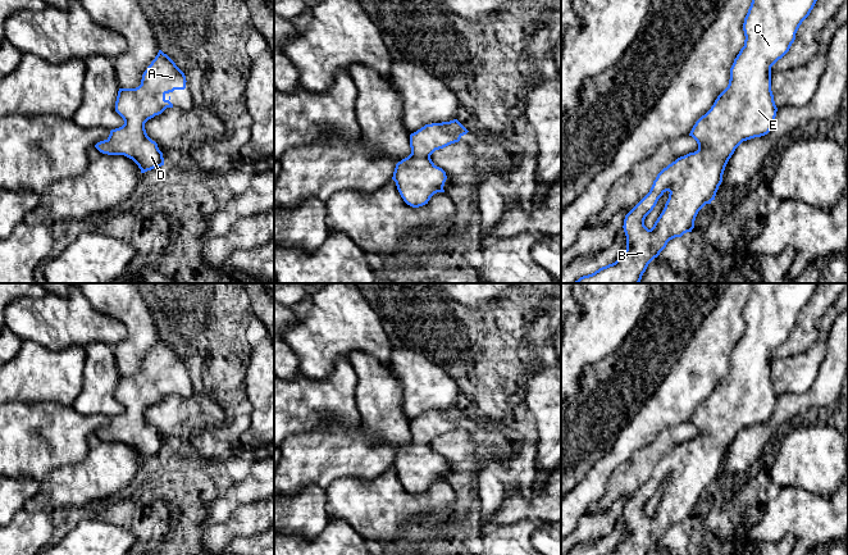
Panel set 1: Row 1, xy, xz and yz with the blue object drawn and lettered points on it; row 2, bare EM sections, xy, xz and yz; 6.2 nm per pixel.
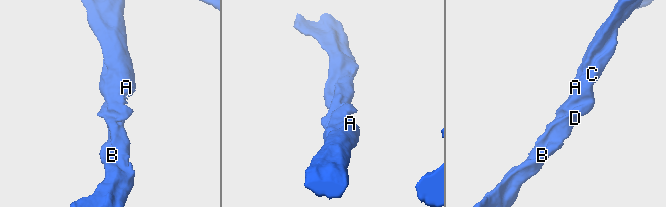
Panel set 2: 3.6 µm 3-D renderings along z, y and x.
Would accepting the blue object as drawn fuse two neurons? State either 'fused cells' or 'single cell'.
single cell

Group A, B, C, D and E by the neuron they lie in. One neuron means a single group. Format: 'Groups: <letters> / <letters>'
Groups: A B C D E

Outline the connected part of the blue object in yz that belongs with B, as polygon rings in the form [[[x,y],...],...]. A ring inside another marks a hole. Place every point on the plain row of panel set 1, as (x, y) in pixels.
[[[753,283],[743,310],[744,333],[730,355],[729,372],[689,420],[697,428],[698,437],[678,445],[657,461],[649,479],[625,502],[623,515],[626,537],[615,550],[602,555],[647,555],[670,527],[692,519],[698,499],[715,487],[725,454],[735,436],[743,428],[767,422],[774,414],[778,395],[771,378],[771,354],[789,338],[799,313],[810,302],[817,286],[819,283]],[[666,478],[670,481],[665,495],[648,517],[644,506]]]

